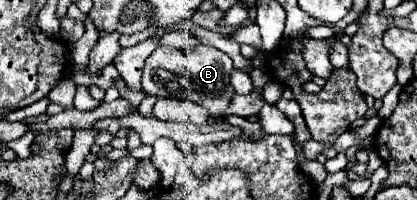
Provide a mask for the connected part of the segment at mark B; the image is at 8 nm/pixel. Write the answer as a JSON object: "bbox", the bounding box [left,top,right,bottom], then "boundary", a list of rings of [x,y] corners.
{"bbox":[142,45,234,121],"boundary":[[[198,45],[194,53],[176,51],[172,47],[158,47],[144,63],[142,89],[154,97],[176,97],[204,105],[212,121],[224,121],[226,109],[232,101],[234,87],[230,85],[232,59],[216,47]]]}

